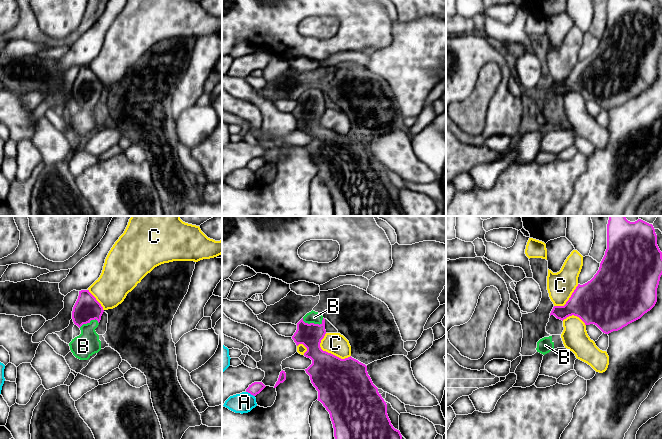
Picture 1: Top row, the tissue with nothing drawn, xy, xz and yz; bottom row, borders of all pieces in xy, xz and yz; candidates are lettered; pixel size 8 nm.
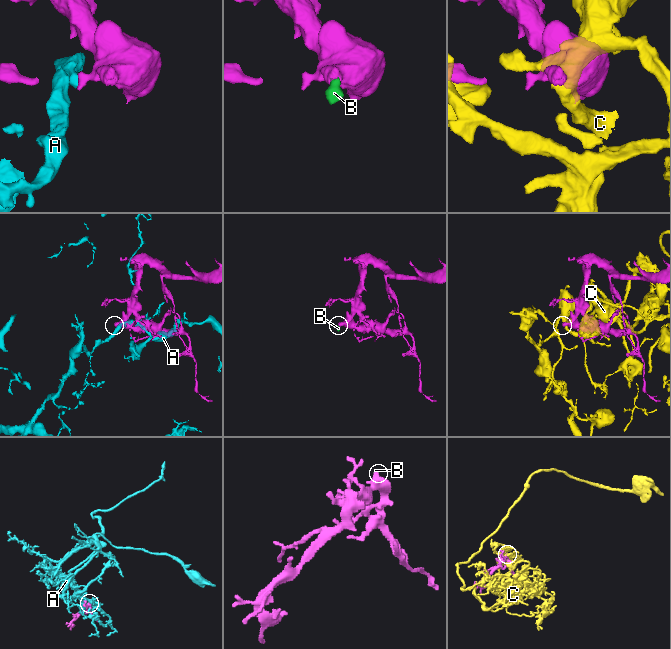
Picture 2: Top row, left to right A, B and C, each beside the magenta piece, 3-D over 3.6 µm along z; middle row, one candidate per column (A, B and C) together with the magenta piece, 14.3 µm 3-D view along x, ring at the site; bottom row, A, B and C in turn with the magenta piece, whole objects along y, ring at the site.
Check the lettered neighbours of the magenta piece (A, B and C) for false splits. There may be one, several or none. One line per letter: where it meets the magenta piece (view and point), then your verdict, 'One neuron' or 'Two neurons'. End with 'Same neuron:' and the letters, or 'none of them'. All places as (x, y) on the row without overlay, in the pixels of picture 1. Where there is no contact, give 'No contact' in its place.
A: Touches magenta at xz (250, 169). Two neurons
B: Touches magenta at xz (313, 99). One neuron
C: Touches magenta at xz (329, 129). Two neurons
Same neuron: B

